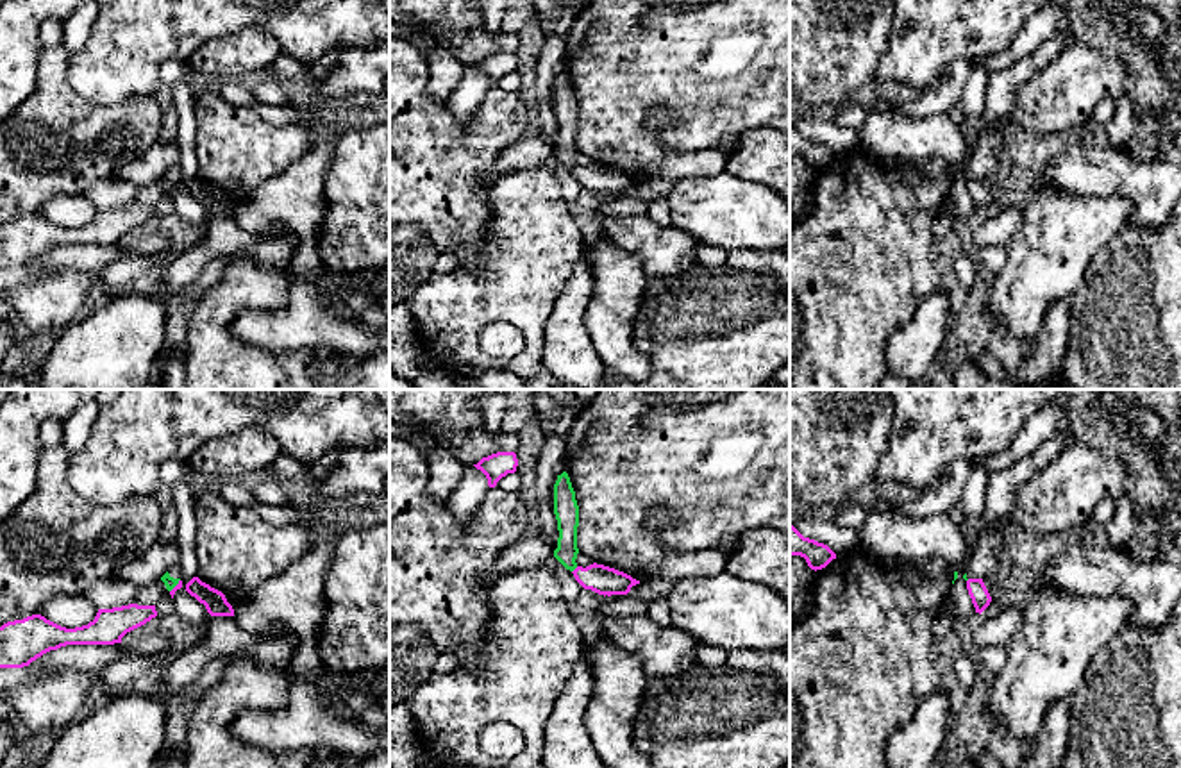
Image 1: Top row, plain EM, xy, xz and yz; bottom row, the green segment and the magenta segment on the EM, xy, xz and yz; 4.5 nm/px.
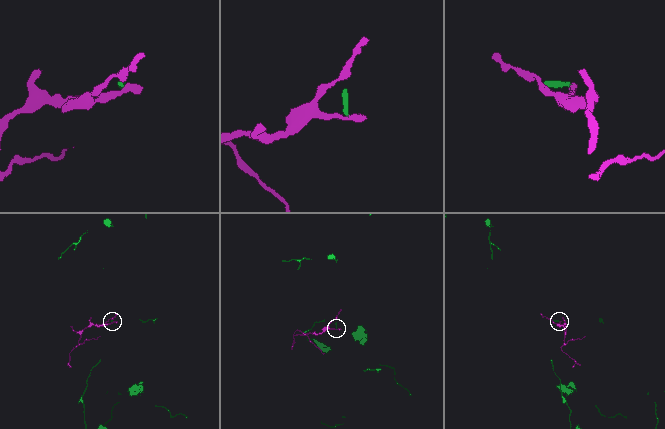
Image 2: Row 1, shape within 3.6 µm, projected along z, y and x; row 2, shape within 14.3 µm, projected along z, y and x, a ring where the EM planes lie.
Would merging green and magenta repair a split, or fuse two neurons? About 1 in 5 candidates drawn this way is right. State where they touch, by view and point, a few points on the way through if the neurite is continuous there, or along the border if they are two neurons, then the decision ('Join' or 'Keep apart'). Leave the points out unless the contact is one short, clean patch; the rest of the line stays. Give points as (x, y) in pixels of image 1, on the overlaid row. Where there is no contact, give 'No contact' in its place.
Touches green at xz (574, 568). Boundary: xz (577, 567), (572, 572). Keep apart

